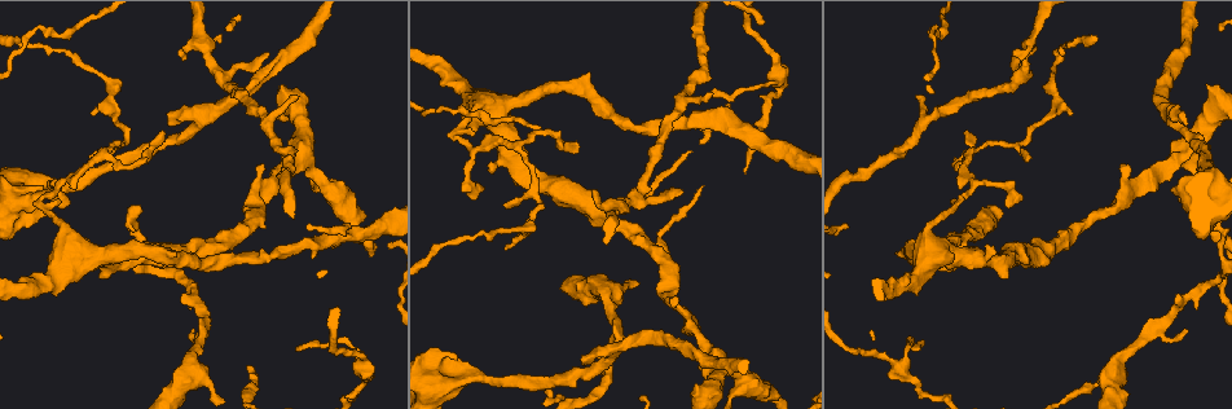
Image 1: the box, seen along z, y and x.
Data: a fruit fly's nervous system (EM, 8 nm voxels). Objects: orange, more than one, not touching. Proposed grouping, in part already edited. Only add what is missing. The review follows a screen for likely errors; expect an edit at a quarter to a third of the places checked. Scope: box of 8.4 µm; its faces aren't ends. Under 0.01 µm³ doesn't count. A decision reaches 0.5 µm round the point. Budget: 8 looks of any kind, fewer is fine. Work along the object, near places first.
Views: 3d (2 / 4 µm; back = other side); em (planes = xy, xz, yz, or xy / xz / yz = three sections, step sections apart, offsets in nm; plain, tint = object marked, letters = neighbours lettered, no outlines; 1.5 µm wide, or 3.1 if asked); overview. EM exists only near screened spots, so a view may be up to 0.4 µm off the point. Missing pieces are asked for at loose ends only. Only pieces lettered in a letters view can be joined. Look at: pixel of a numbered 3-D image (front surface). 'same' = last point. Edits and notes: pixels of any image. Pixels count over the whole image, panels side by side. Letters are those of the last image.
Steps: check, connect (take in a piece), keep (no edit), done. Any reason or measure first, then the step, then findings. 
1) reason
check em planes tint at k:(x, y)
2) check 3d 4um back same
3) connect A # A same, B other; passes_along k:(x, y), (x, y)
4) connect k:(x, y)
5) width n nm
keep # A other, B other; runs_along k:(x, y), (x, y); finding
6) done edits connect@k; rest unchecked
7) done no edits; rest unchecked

check 3d 2um at 1:(918, 95)

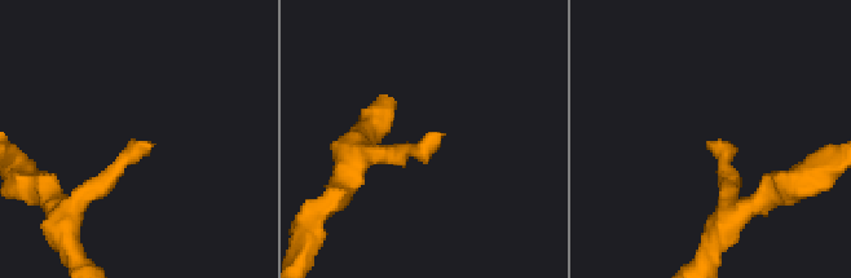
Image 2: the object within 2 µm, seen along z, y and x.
check em planes letters at 2:(148, 141)

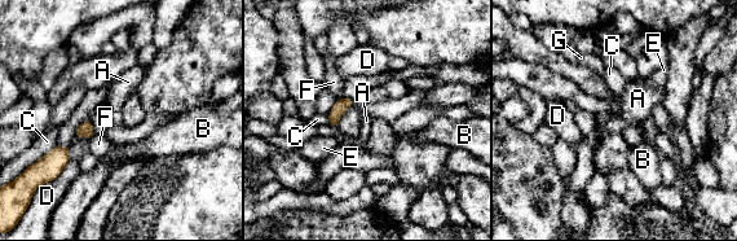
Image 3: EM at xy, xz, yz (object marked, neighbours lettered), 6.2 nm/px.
keep # A other, B other, C other, D other, E other, F other, G other; border 3:(95, 134), (89, 137); none of them fits

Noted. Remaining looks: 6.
branch stops here
check 3d 2um at 1:(681, 192)

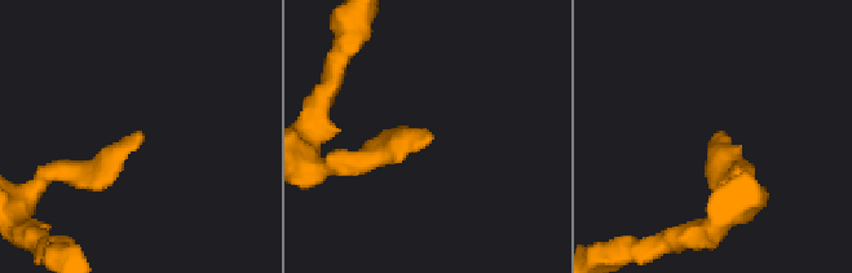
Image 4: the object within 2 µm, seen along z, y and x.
shape alone is not enough
check em planes letters at 4:(431, 136)

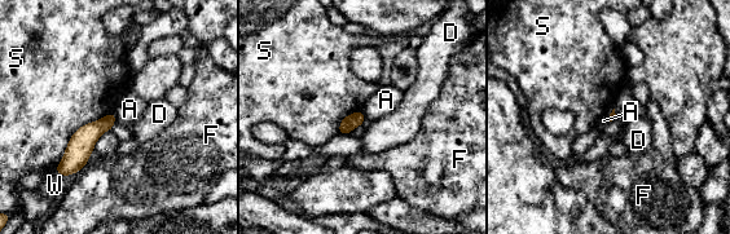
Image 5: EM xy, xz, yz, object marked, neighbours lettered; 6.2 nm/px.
keep # A other, D other, F other, S other, W other; border 5:(114, 111), (115, 122); none of them fits

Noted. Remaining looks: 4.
free end
check 3d 2um at 1:(167, 122)

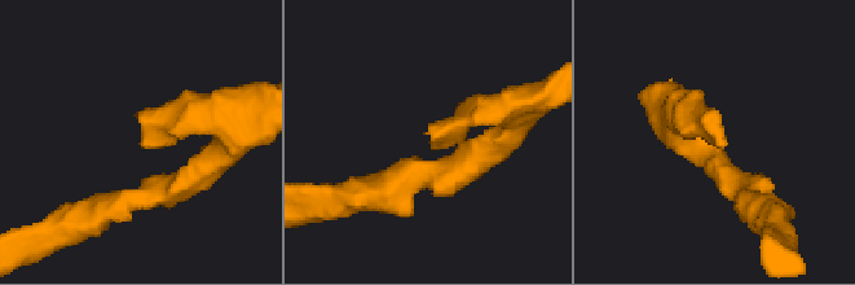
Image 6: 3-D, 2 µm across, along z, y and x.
check em xy step 8 plain at 6:(723, 145)

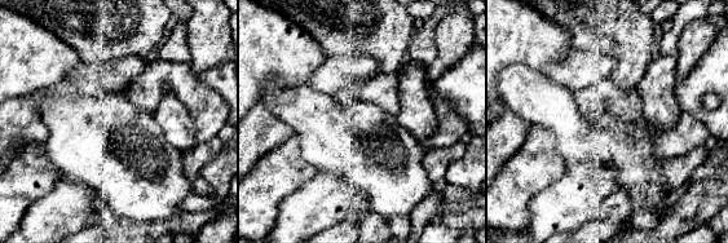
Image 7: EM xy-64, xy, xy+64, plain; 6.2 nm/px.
check em xy step 8 letters same

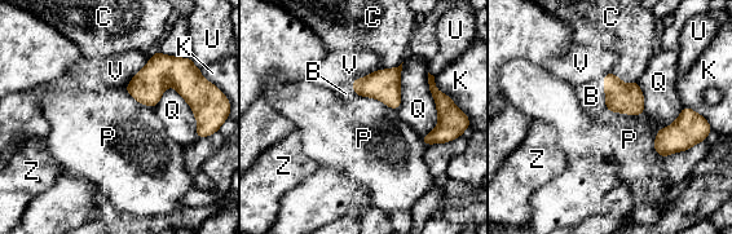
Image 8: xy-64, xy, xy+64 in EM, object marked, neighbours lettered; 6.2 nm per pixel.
width 190 nm
connect B # B same, C other, K other, P other, Q other, U other, V other, Z other; the neuron continues

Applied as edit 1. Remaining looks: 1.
done edits connect@8; rest unchecked

